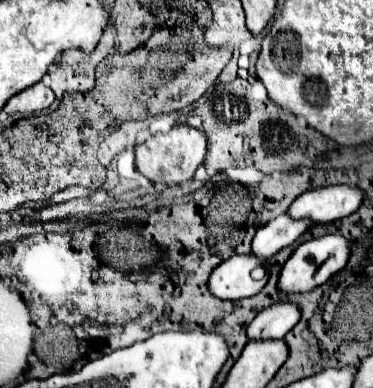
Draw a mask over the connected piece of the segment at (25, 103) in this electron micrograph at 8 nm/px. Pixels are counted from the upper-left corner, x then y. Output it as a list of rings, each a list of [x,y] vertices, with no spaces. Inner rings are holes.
[[[36,83],[32,87],[28,87],[26,91],[16,93],[4,107],[4,111],[8,115],[12,113],[36,113],[42,109],[48,109],[54,103],[54,93],[50,87],[46,87],[44,83]]]

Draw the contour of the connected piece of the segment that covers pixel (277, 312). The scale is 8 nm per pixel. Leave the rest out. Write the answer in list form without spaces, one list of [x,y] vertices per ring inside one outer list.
[[[278,303],[270,309],[258,313],[258,317],[248,325],[248,341],[284,339],[284,335],[298,323],[298,307],[292,303]]]

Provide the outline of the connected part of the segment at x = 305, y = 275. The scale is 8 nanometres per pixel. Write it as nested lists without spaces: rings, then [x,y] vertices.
[[[324,235],[320,239],[306,241],[284,263],[276,287],[278,287],[278,291],[282,291],[286,295],[312,291],[314,287],[320,287],[322,283],[326,283],[334,273],[344,269],[344,265],[348,263],[348,257],[350,257],[350,247],[342,235]]]

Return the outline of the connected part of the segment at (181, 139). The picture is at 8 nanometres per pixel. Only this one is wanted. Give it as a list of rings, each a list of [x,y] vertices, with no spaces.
[[[176,125],[168,133],[156,133],[146,139],[136,149],[136,169],[148,177],[152,183],[166,183],[178,185],[192,179],[198,165],[204,161],[206,155],[206,137],[202,131],[192,129],[188,125]]]

